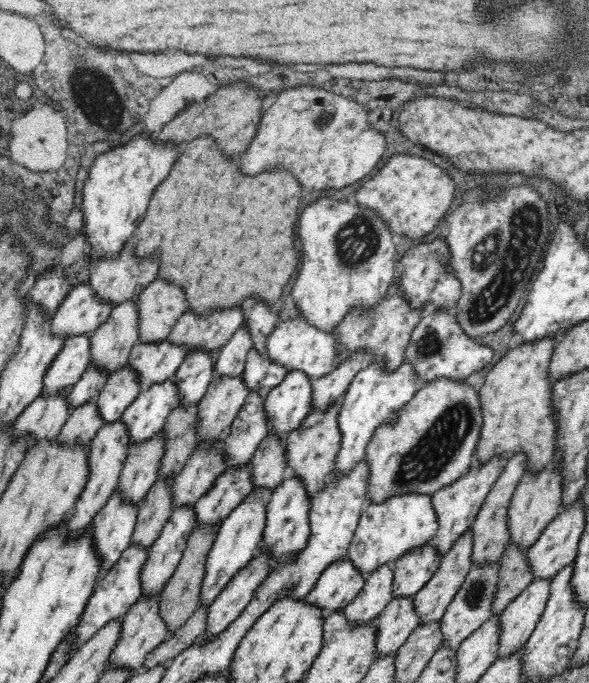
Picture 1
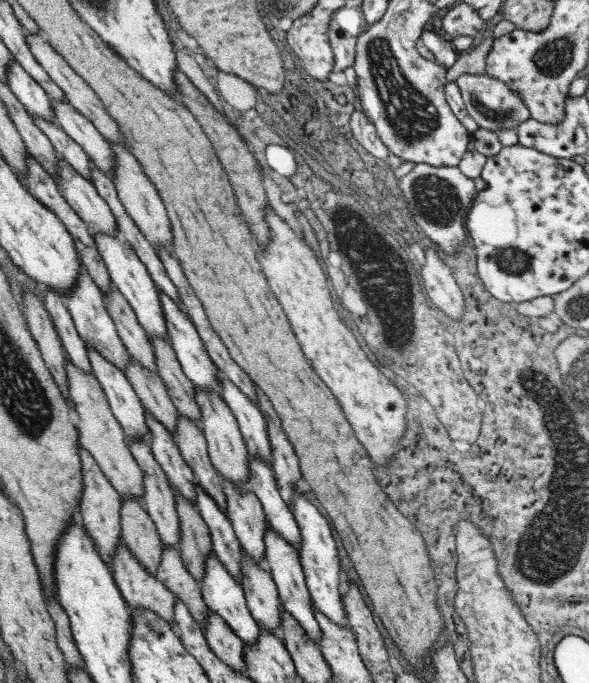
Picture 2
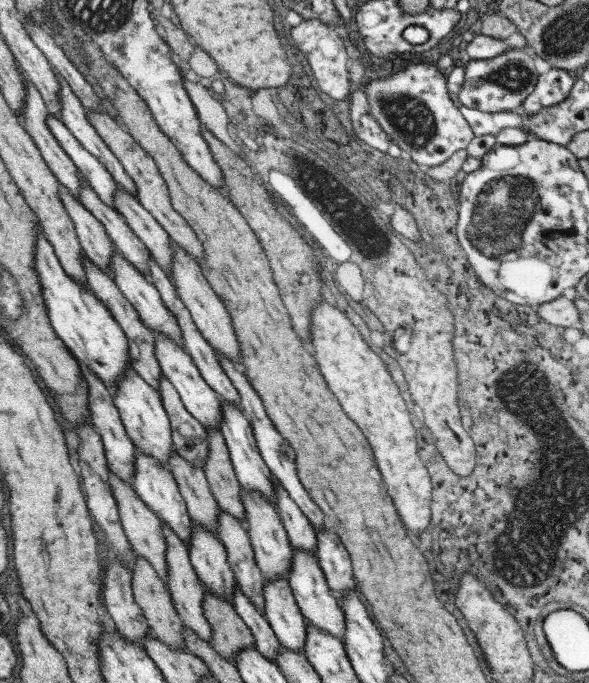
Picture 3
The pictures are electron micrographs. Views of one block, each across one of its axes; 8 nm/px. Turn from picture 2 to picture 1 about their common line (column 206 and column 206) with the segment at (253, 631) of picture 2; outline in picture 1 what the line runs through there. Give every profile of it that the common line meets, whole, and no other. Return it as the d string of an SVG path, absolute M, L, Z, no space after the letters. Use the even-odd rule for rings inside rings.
M251 491L251 493L221 522L216 539L212 544L204 562L204 578L200 586L198 604L208 608L224 587L242 570L256 555L266 524L267 492Z

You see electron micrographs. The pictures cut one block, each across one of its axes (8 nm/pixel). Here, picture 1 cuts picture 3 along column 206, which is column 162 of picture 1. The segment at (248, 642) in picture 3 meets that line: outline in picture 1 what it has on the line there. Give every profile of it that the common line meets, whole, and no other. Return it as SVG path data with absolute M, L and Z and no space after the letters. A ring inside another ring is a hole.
M219 526L216 528L195 528L187 541L187 547L184 549L181 561L176 567L174 574L165 584L158 600L158 613L162 621L166 623L166 639L169 639L175 632L193 615L193 612L199 606L198 598L200 596L200 586L204 578L204 562L208 556L210 548L216 539Z

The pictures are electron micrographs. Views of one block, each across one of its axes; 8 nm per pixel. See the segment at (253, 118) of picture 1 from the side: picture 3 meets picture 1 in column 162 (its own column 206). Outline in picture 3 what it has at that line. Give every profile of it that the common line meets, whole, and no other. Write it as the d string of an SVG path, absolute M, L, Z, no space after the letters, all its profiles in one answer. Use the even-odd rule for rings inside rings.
M200 125L200 131L203 140L207 143L209 152L213 160L222 172L222 184L225 184L225 194L229 194L229 202L233 202L233 206L237 206L237 210L243 214L243 218L247 220L249 228L255 232L255 236L259 238L259 244L269 260L271 272L273 272L273 280L279 288L279 294L283 298L283 304L289 312L289 320L293 330L307 340L309 336L309 312L313 308L313 304L322 298L319 290L319 274L317 274L317 262L311 254L311 248L299 238L299 234L275 212L275 208L271 206L265 186L261 185L259 177L248 169L247 164L229 150L218 138L215 138L209 130Z

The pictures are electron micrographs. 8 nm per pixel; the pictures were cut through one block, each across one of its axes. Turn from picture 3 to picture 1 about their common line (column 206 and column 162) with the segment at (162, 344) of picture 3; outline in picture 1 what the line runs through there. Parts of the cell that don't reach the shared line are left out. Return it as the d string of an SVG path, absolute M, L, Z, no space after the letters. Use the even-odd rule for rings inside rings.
M173 378L142 390L120 420L128 431L128 446L139 445L162 431L171 410L178 404L178 389Z

